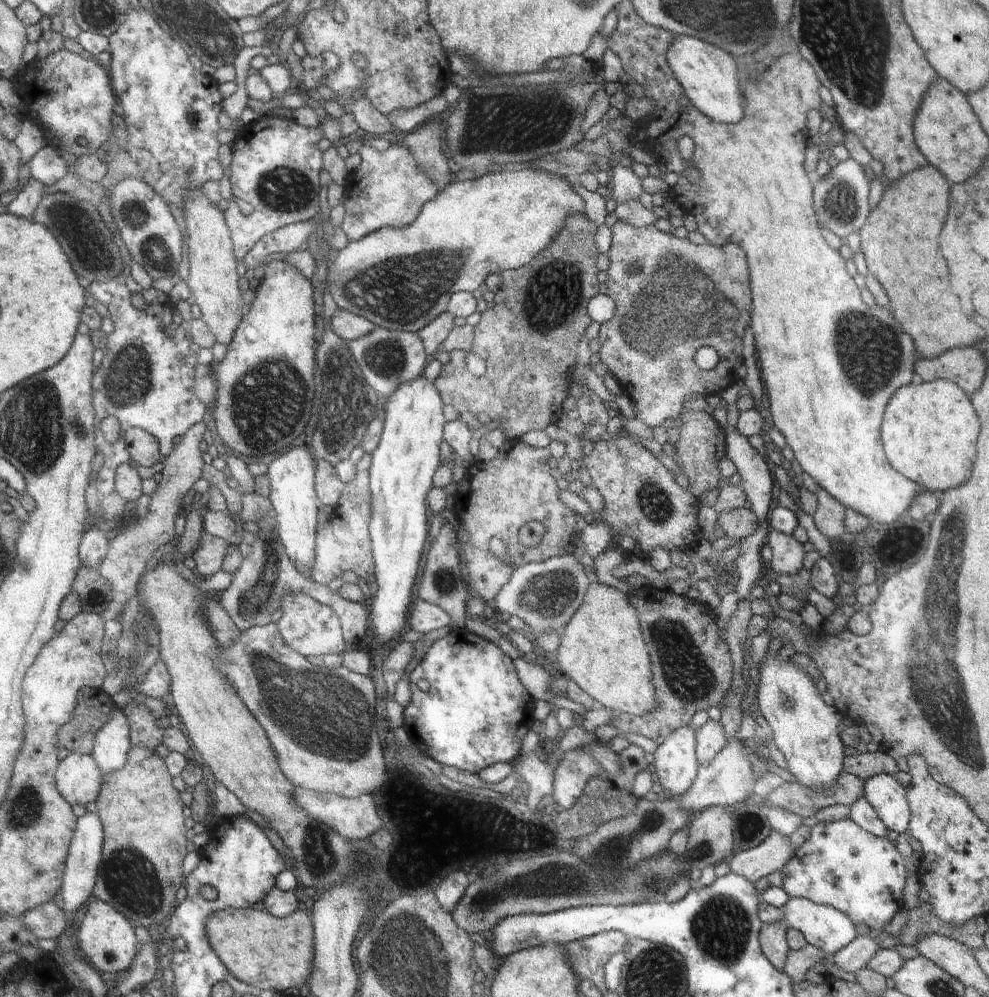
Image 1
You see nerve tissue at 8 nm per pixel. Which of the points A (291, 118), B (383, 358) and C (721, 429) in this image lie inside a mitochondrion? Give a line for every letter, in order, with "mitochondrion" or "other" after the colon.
A: other
B: mitochondrion
C: other

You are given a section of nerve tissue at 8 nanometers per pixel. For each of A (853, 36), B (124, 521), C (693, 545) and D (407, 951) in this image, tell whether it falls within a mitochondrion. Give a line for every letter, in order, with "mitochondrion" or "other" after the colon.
A: mitochondrion
B: other
C: other
D: mitochondrion

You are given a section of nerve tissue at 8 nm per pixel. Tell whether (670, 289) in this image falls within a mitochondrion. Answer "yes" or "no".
yes

